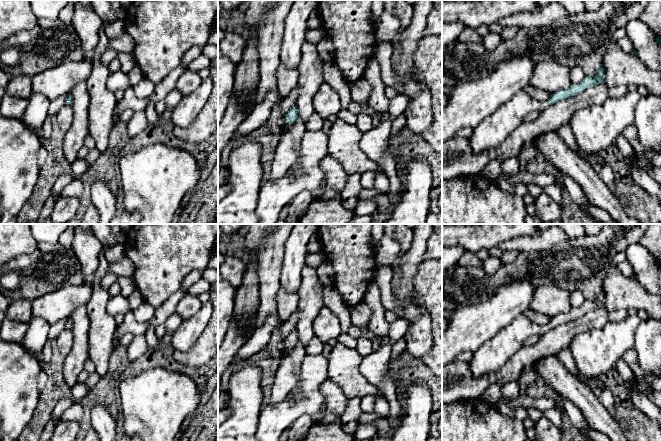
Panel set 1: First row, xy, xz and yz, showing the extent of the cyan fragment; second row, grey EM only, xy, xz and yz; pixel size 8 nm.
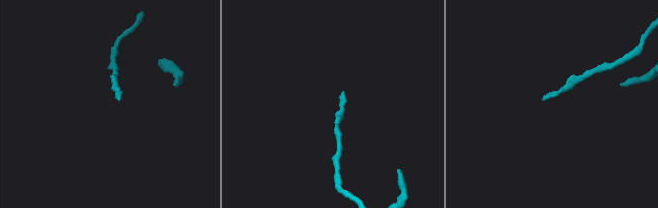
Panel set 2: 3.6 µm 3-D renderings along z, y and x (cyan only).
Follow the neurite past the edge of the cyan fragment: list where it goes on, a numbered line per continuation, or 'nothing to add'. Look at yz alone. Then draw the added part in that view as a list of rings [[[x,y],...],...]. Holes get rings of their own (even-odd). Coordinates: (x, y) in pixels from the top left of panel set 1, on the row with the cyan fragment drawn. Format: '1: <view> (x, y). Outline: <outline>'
1: yz (492, 131). Outline: [[[524,89],[518,91],[508,102],[484,118],[468,138],[474,153],[483,153],[498,148],[523,122],[531,112],[542,112],[547,102],[538,101]]]

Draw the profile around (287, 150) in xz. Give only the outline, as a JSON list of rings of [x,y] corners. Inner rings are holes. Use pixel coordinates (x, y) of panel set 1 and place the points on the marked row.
[[[299,117],[292,125],[284,123],[279,140],[274,145],[271,180],[282,178],[290,168],[298,165],[301,139],[306,131],[305,122]]]

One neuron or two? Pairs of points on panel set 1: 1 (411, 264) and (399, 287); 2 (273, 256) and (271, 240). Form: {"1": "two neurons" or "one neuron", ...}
{"1": "one neuron", "2": "one neuron"}

